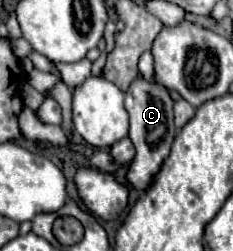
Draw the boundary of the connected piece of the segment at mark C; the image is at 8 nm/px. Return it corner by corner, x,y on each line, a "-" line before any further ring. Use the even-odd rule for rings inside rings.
141,76
135,78
135,82
129,86
125,92
125,108
131,118
129,126
129,138
135,146
135,156
129,164
129,170
125,174
127,184
135,190
145,192
155,174
159,172
163,160
169,156
171,142
175,138
175,124
173,124
173,100
169,96
169,90
155,84
155,82
145,82

